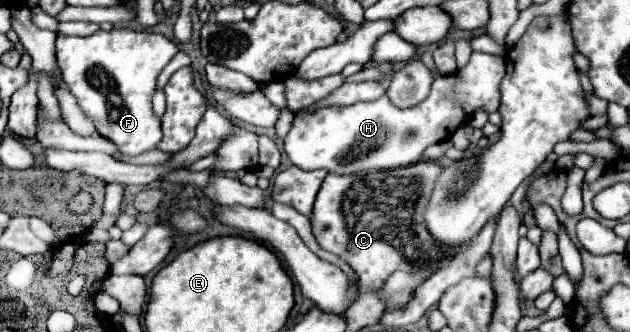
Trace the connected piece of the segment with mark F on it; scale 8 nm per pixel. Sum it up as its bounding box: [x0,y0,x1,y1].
[56,28,178,156]

